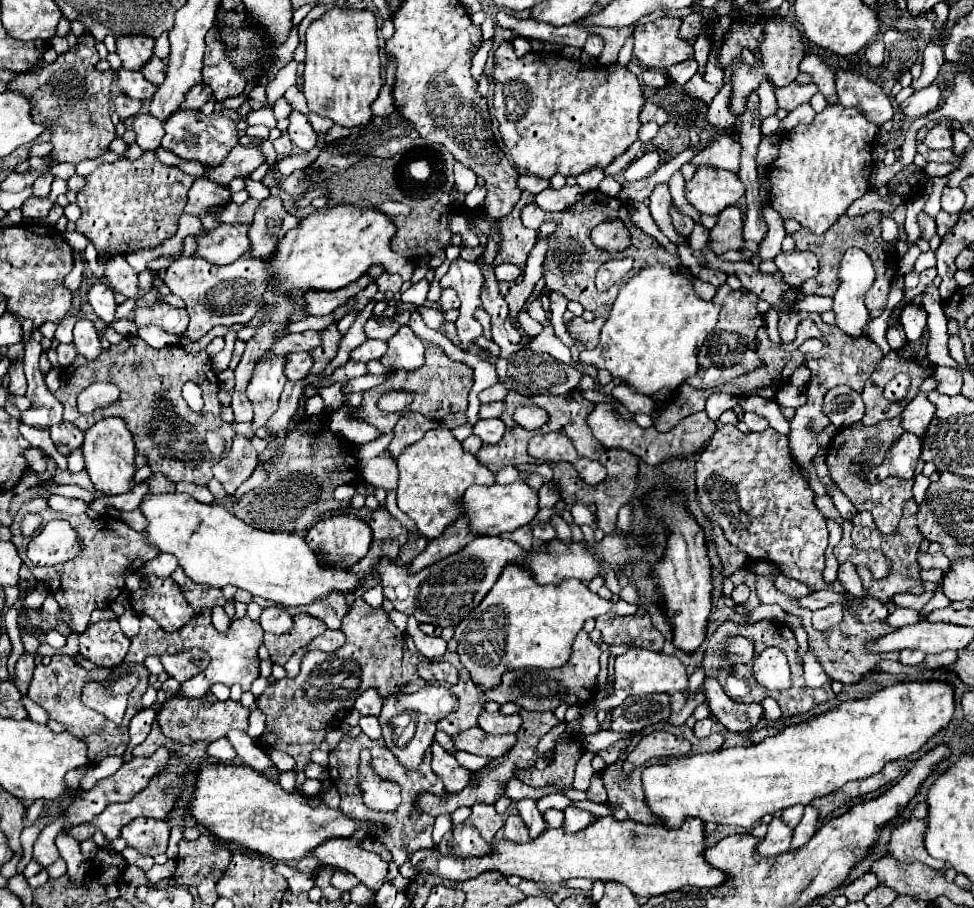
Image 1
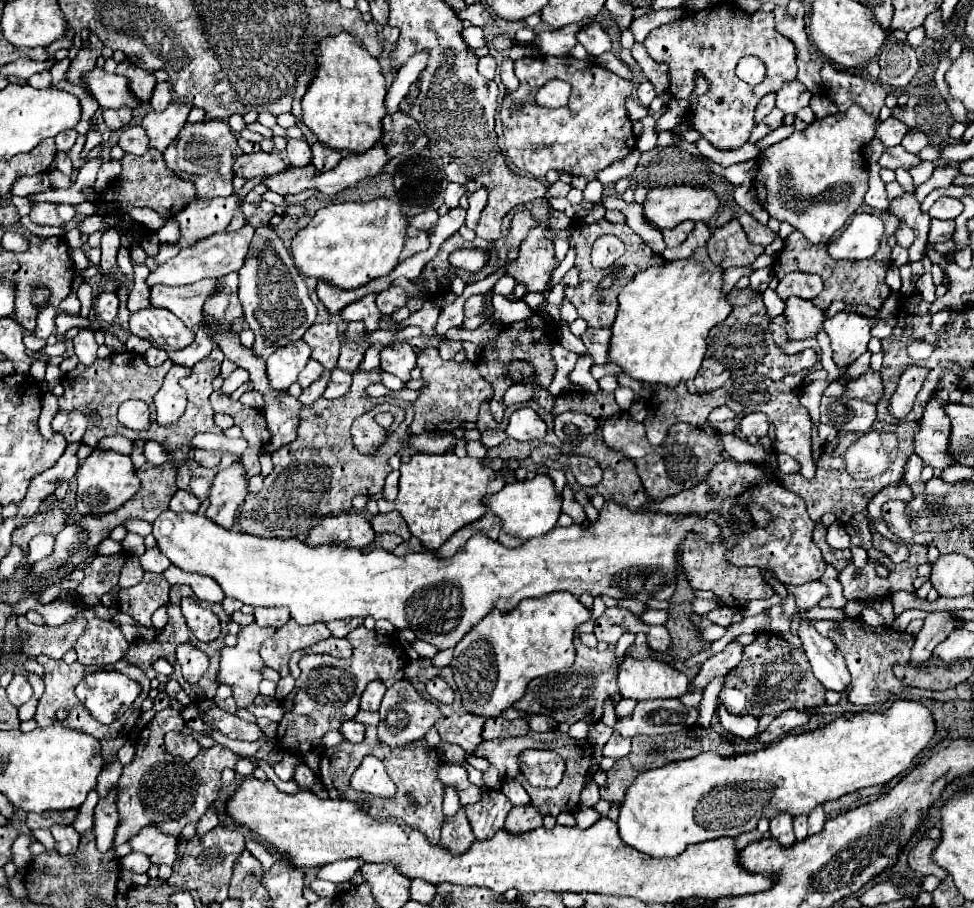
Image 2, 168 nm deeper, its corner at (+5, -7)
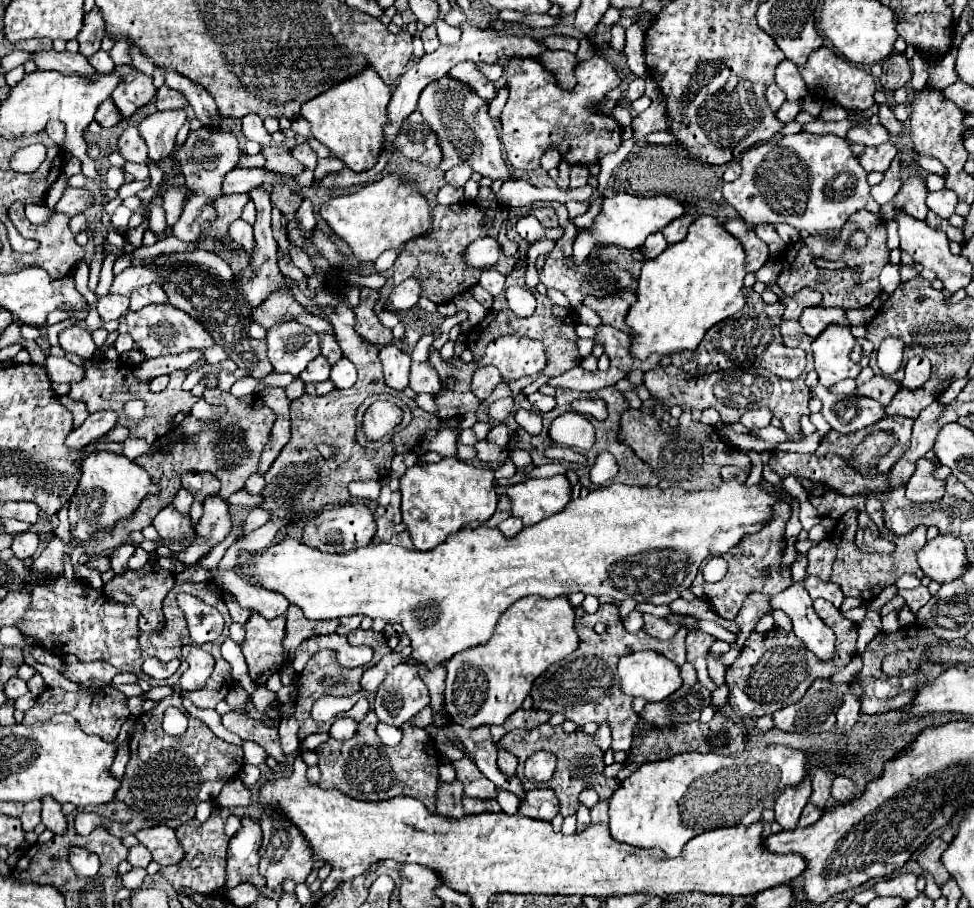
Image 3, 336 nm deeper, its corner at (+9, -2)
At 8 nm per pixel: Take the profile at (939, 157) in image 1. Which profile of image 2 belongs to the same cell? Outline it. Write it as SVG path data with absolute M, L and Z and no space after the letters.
M895 146L895 148L891 148L891 150L883 150L883 154L881 154L881 158L879 158L879 166L881 168L891 168L891 170L895 170L895 168L899 168L899 166L903 166L903 168L911 168L911 166L915 166L915 164L919 164L921 160L915 156L915 154L909 154L907 150L903 150L901 146Z

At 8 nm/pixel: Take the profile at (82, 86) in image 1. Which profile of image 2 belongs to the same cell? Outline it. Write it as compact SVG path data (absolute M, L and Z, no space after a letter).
M91 32L89 36L89 46L81 48L77 52L77 58L71 62L69 66L69 72L67 72L67 80L71 84L79 84L83 86L83 82L79 82L79 74L85 74L87 70L93 70L95 68L95 62L97 58L101 56L101 50L103 50L103 42L97 38L97 34Z

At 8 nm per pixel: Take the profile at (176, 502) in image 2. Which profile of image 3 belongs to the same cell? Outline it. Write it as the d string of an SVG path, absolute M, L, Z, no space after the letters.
M179 489L179 493L177 493L175 499L173 499L173 507L175 507L177 511L181 511L181 513L189 513L191 501L193 501L191 493L189 493L187 489Z

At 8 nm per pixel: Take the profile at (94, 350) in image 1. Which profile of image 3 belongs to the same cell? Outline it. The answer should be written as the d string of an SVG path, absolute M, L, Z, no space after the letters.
M73 325L73 327L67 327L59 333L59 345L69 351L69 353L75 353L83 359L89 359L93 357L95 353L95 343L91 339L91 331L85 329L85 327L79 327L79 325Z

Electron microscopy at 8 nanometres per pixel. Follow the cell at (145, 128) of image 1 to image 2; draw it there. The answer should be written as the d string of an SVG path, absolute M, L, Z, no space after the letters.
M127 126L123 130L123 134L119 136L117 146L123 148L127 154L133 154L133 156L143 156L149 150L147 136L143 134L141 126Z

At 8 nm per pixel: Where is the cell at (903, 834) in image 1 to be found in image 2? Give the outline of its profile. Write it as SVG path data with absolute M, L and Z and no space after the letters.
M931 838L921 840L921 842L913 848L913 852L909 854L909 866L911 866L911 870L919 872L921 876L933 874L933 876L937 876L939 880L943 880L943 878L947 876L947 872L945 872L943 868L939 868L935 862L931 862L931 852L935 850L935 846L937 846L937 840L931 840Z

